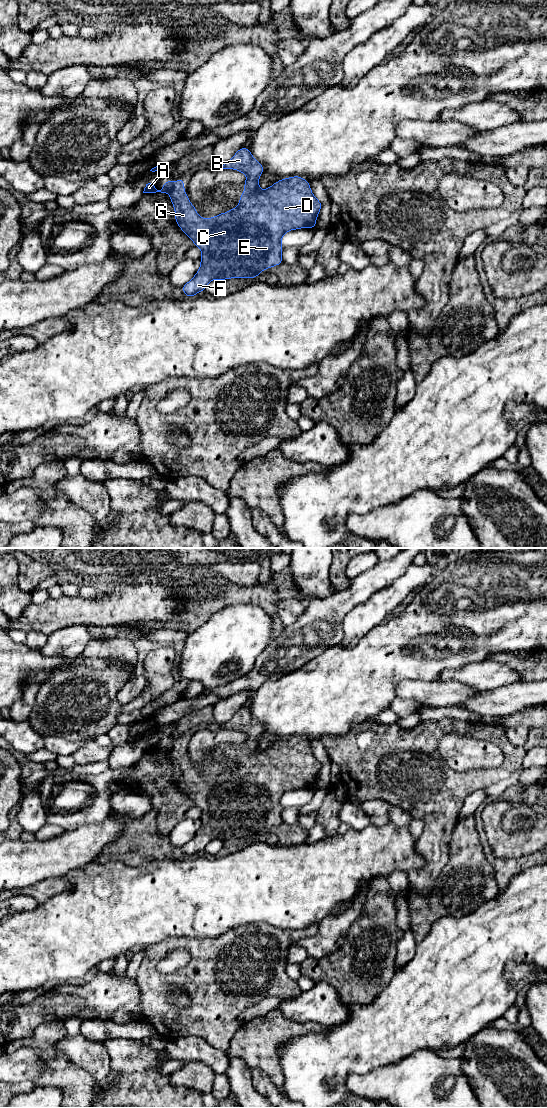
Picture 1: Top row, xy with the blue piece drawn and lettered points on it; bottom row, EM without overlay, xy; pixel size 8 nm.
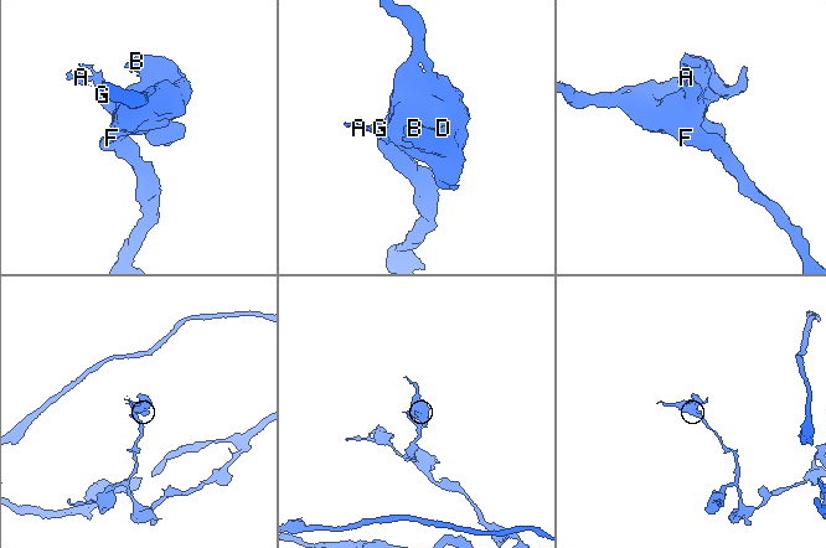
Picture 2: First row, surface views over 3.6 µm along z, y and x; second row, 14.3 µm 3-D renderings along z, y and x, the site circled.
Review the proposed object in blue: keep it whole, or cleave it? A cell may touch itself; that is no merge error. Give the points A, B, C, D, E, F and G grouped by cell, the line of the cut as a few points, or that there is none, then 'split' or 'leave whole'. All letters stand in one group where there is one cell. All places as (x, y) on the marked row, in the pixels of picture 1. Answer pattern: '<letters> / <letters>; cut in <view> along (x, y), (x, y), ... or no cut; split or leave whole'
A B C D E F G; no cut; leave whole

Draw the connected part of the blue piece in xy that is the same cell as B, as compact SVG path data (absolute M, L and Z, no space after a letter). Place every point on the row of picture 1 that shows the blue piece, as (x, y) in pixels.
M240 148L235 155L224 165L223 169L234 169L244 173L247 179L244 183L244 193L240 196L239 205L235 209L220 213L213 218L201 218L197 214L194 205L189 201L184 190L184 179L180 177L174 184L167 178L167 184L162 184L162 189L157 190L153 183L147 180L143 193L167 192L175 210L175 222L179 225L183 233L193 241L194 245L202 251L200 257L201 266L195 276L183 285L182 291L188 297L194 297L198 292L203 292L206 285L215 279L226 280L230 278L256 278L263 270L269 269L283 263L282 244L283 235L300 228L315 228L316 219L322 208L322 203L313 195L310 189L310 182L300 176L284 178L265 190L259 190L259 177L264 171L261 163L254 159L248 148Z

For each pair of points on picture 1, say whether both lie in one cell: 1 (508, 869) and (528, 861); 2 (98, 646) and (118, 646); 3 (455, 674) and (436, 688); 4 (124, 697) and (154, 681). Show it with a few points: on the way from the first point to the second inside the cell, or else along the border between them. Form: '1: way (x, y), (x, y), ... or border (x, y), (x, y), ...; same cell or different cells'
1: way (513, 866), (523, 863); same cell
2: way (103, 646), (113, 646); same cell
3: border (440, 680), (459, 681), (469, 687); different cells
4: border (144, 674), (146, 680), (145, 688), (128, 702); different cells

